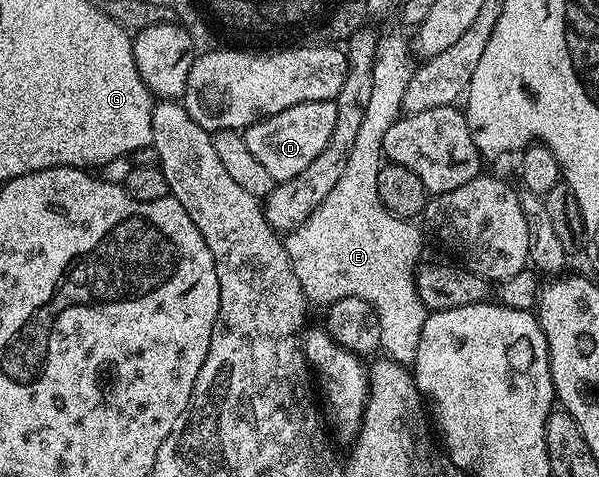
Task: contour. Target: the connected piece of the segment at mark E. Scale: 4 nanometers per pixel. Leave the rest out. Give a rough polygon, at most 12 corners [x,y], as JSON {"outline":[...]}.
{"outline":[[381,33],[371,99],[331,195],[283,240],[306,302],[371,303],[412,366],[421,237],[379,199],[411,45]]}

